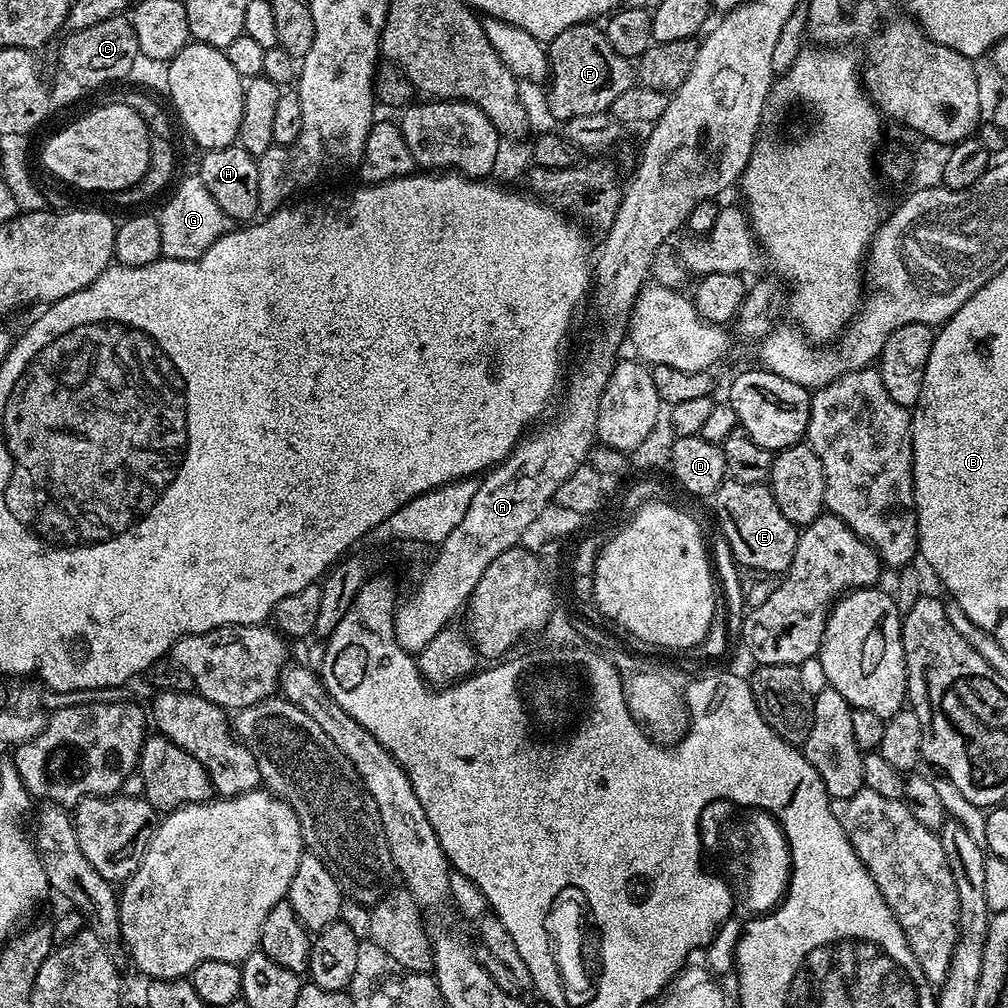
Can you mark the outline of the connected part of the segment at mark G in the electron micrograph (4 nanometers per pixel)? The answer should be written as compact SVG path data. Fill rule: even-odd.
M199 175L188 176L176 188L176 193L164 204L164 209L158 212L160 229L162 230L161 257L170 260L197 260L218 238L233 231L234 222L214 202L210 190L200 180Z

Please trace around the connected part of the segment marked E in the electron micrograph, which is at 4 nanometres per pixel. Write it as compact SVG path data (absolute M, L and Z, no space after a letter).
M728 478L714 495L714 502L716 502L716 520L720 523L719 535L724 536L729 543L733 558L741 569L753 568L756 572L777 572L777 574L787 572L794 558L798 528L790 522L790 518L786 518L786 514L782 514L767 483L743 484Z

